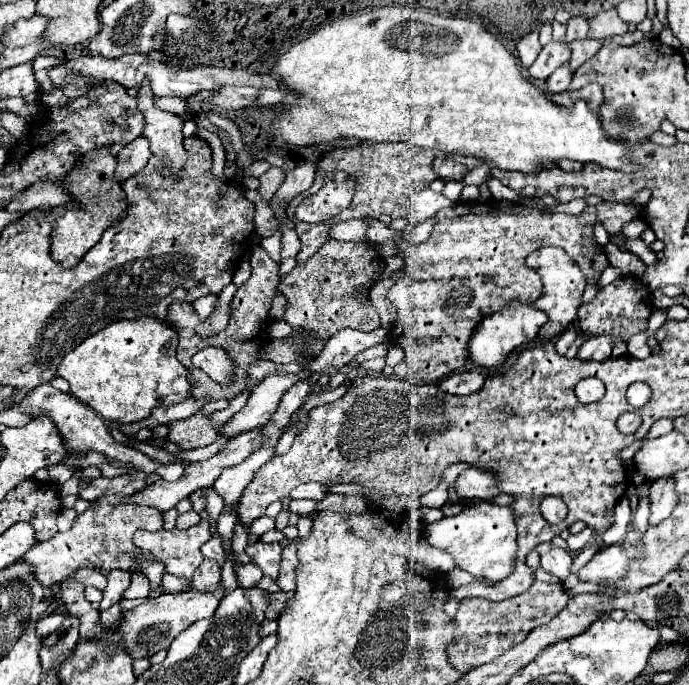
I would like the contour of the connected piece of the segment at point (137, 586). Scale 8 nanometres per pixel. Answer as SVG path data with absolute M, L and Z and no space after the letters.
M133 572L131 574L131 584L123 592L123 598L147 598L147 596L149 596L149 582L147 582L145 574Z

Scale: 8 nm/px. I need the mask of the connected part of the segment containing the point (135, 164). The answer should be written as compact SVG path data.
M135 138L131 144L125 146L125 150L117 156L117 174L115 178L119 182L125 182L127 178L135 176L137 172L141 172L147 164L147 160L151 158L151 152L149 152L149 142L145 138Z

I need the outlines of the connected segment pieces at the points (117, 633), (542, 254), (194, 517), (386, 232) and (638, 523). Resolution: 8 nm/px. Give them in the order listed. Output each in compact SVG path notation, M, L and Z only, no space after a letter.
M67 576L57 586L59 586L61 602L65 604L65 610L69 612L69 608L73 608L73 614L79 616L79 622L81 622L79 624L79 642L87 642L87 640L93 640L93 642L99 642L99 644L117 642L135 660L137 658L149 658L149 656L153 656L159 650L167 650L167 646L173 642L173 638L179 632L183 632L185 628L189 628L189 624L193 624L193 622L197 622L201 618L213 616L213 612L217 610L219 602L223 598L221 584L213 592L185 590L185 592L161 594L157 598L149 598L141 606L125 610L117 626L113 626L113 628L101 628L101 624L99 624L99 612L89 606L89 602L87 602L87 598L83 594L85 586L81 582L77 582L75 578Z
M541 246L539 250L535 250L533 254L527 256L525 264L529 268L533 268L535 272L539 272L541 282L543 282L543 294L535 300L533 306L537 310L543 310L549 316L545 326L539 330L539 338L543 342L547 342L547 340L555 338L557 334L561 334L565 330L565 326L569 326L575 320L575 314L581 304L581 296L583 296L587 282L585 282L583 272L579 270L577 262L571 256L565 256L565 252L557 246Z
M191 510L191 512L179 514L179 516L177 516L177 522L175 522L175 526L177 526L179 530L185 530L185 528L191 528L191 526L195 526L195 524L199 524L199 522L201 522L199 514Z
M363 218L363 220L367 220L367 224L369 224L367 226L367 238L373 244L379 244L379 242L385 242L385 240L391 240L397 236L397 232L389 230L381 220L375 220L375 218Z
M642 497L639 499L638 506L634 511L633 525L641 534L644 534L649 528L648 519L651 514L650 504L649 497Z

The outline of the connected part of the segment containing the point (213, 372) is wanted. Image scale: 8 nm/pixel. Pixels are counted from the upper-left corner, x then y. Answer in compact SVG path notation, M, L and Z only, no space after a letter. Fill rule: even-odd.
M209 346L193 356L193 364L209 374L215 382L228 384L234 376L234 363L229 357L223 350Z

